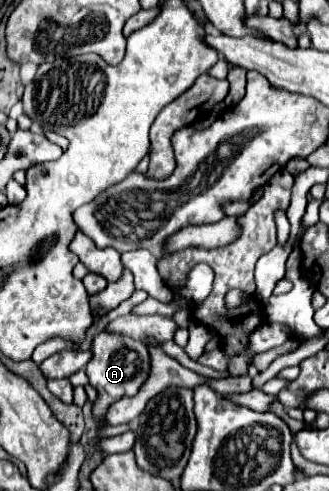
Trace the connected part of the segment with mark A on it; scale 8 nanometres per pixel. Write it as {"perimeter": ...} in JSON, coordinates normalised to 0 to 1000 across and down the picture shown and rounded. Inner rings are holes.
{"perimeter":[[[319,670],[283,686],[271,711],[277,711],[283,727],[264,739],[258,756],[264,756],[271,784],[283,784],[301,800],[295,817],[283,821],[283,853],[295,862],[295,874],[313,874],[313,870],[325,870],[319,866],[325,833],[368,809],[410,804],[416,792],[429,788],[429,776],[441,776],[441,768],[453,764],[453,715],[435,695],[410,695],[386,682],[319,674]]]}

